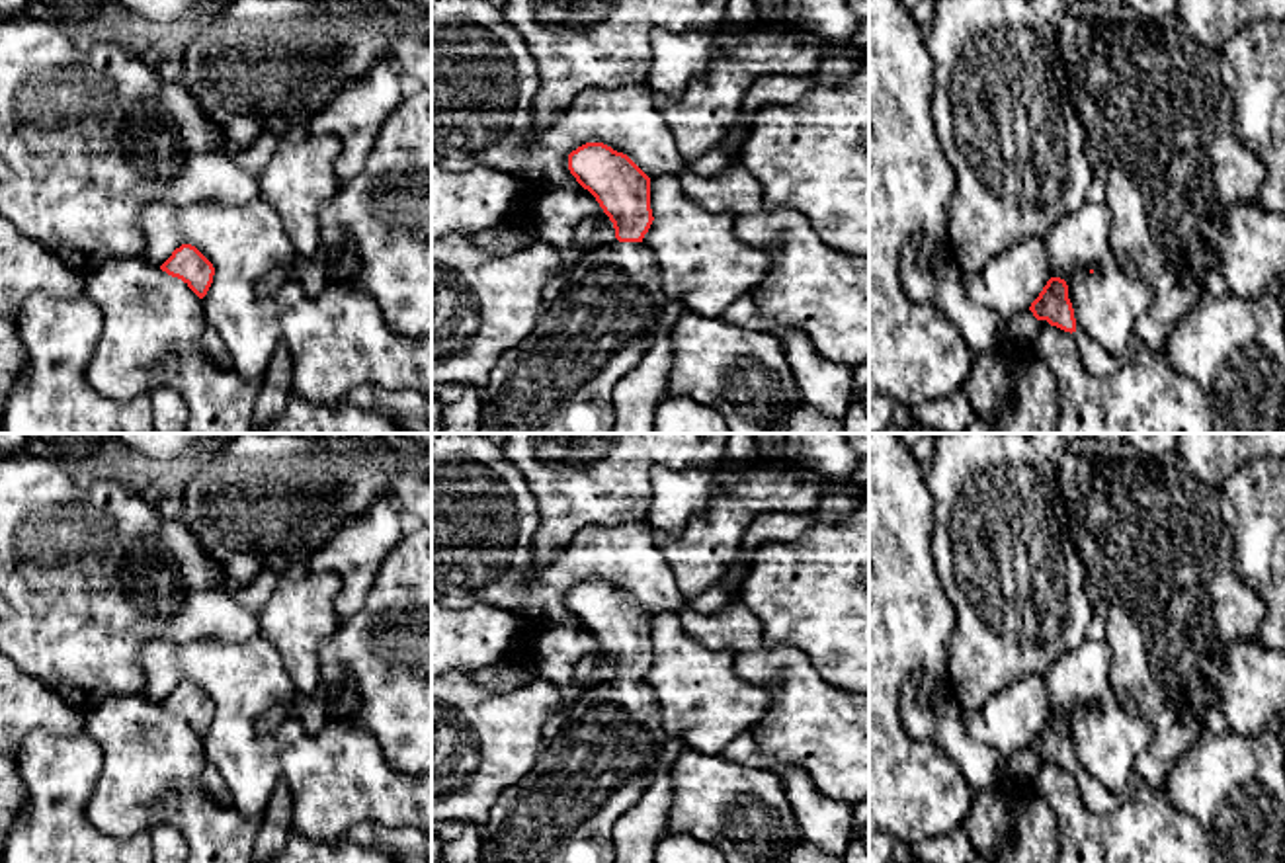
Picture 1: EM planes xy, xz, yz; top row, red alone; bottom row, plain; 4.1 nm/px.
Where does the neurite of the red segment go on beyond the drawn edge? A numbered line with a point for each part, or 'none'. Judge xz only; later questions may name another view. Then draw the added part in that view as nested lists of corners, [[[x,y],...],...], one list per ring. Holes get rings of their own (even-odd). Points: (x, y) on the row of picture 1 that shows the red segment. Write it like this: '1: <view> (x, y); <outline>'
1: xz (559, 381); [[[642,242],[582,254],[533,332],[506,351],[480,396],[477,433],[607,433],[611,392],[641,363],[670,301]]]

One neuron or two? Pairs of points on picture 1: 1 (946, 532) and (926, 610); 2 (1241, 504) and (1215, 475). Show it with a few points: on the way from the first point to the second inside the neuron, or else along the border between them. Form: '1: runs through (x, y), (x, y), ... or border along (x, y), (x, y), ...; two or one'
1: border along (932, 524), (932, 561), (953, 612); two
2: border along (1264, 461), (1241, 467), (1217, 489); two

